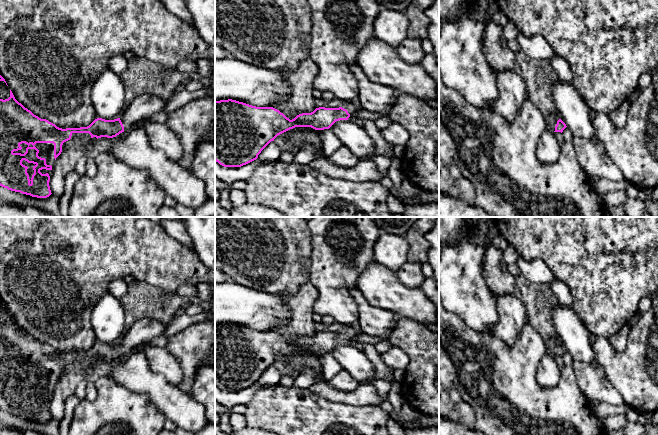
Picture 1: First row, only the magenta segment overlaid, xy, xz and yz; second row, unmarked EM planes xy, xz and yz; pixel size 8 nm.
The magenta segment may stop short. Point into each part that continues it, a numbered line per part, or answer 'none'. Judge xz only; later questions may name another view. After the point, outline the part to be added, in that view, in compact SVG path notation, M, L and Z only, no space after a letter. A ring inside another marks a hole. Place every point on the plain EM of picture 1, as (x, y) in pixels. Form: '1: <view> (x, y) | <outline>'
1: xz (352, 331) | M356 324L346 326L342 330L342 332L346 333L348 335L348 337L350 338L350 340L355 339L358 335L361 334L361 331Z

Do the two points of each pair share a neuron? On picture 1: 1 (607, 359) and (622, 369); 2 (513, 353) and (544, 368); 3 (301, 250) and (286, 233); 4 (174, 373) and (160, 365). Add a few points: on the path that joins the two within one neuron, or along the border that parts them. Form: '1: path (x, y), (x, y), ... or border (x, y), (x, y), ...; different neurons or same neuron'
1: path (611, 361), (618, 366); same neuron
2: border (547, 351), (536, 371), (536, 382), (542, 388); different neurons
3: path (298, 246), (290, 237); same neuron
4: path (171, 370), (166, 365), (163, 365); same neuron

